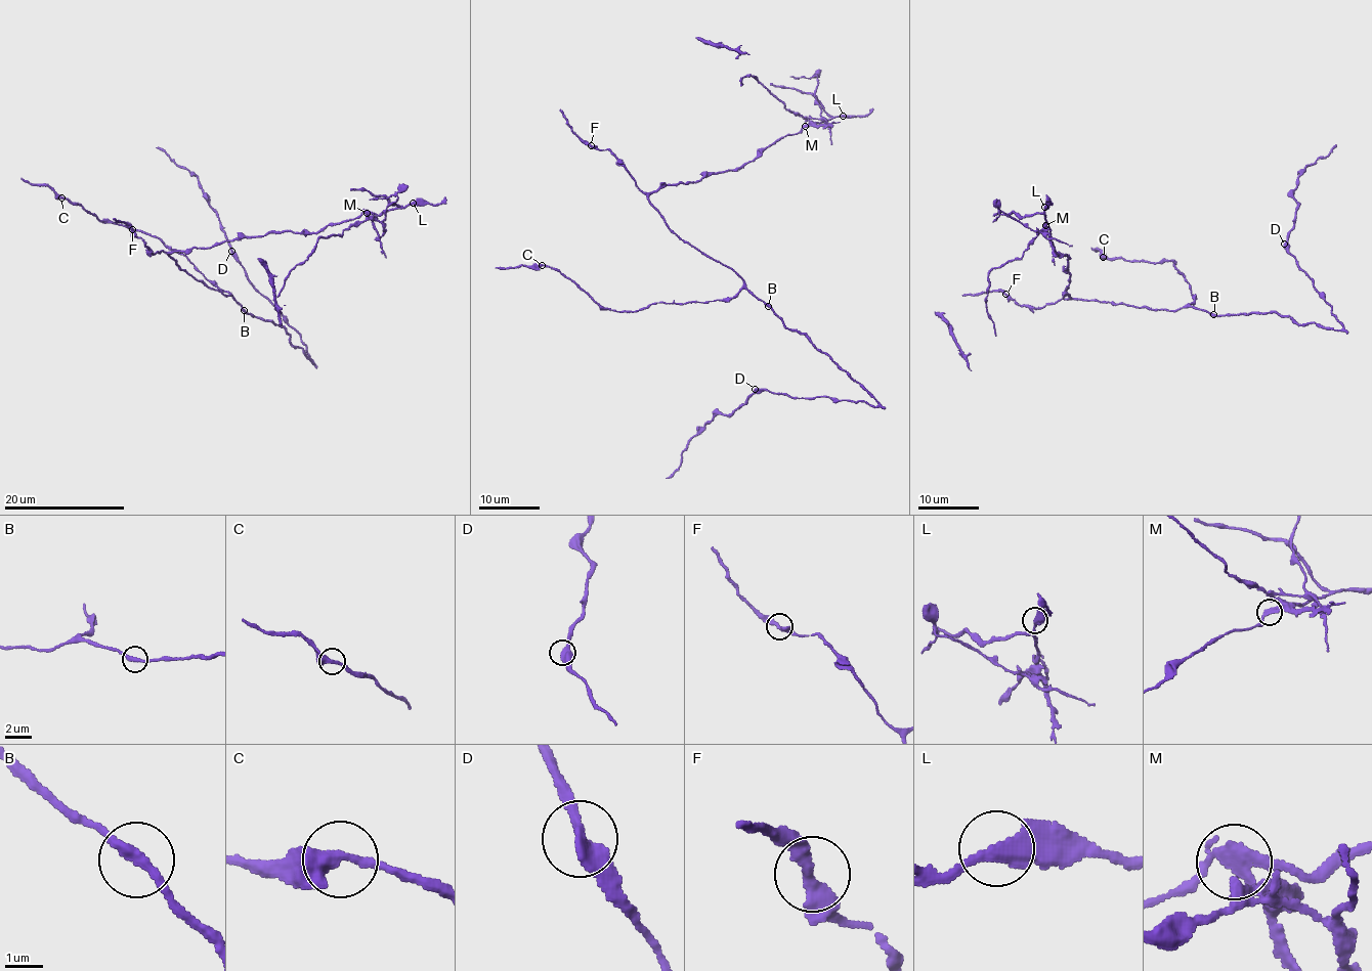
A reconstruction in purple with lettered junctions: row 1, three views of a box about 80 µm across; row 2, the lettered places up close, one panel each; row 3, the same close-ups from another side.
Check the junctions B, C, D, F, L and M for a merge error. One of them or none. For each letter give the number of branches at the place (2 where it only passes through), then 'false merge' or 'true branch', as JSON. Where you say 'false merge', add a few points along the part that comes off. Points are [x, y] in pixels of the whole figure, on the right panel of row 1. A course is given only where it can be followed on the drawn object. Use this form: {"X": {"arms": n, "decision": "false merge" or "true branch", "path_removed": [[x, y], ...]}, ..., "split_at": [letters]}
{"B": {"arms": 2, "decision": "true branch"}, "C": {"arms": 2, "decision": "true branch"}, "D": {"arms": 2, "decision": "true branch"}, "F": {"arms": 2, "decision": "true branch"}, "L": {"arms": 2, "decision": "true branch"}, "M": {"arms": 2, "decision": "false merge", "path_removed": [[1044, 226], [1021, 257], [993, 269], [988, 275], [986, 308], [995, 336]]}, "split_at": ["M"]}

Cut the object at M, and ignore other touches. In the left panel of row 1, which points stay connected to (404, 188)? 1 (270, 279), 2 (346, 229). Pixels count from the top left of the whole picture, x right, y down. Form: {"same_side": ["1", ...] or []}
{"same_side": ["2"]}

